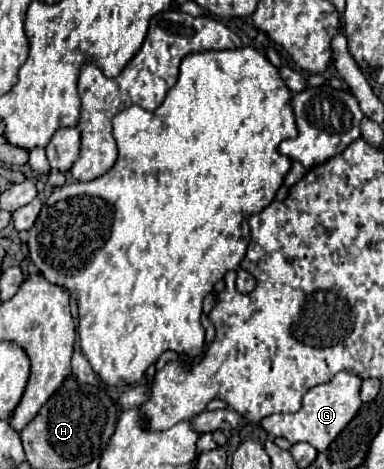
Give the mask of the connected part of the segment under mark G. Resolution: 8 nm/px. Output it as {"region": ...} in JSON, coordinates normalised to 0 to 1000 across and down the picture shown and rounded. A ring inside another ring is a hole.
{"region":[[[883,791],[857,817],[805,829],[794,838],[784,872],[773,881],[695,885],[680,898],[680,910],[711,932],[742,932],[758,945],[794,940],[794,945],[810,945],[826,962],[841,962],[841,957],[852,957],[852,949],[862,949],[862,940],[872,940],[872,932],[904,910],[904,902],[935,876],[935,868],[940,868],[935,829],[940,829],[940,808],[924,795]]]}

